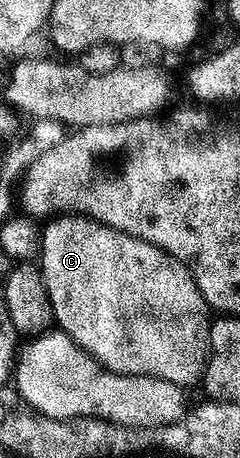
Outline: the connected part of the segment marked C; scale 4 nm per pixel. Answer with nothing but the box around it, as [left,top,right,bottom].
[38,216,210,388]

